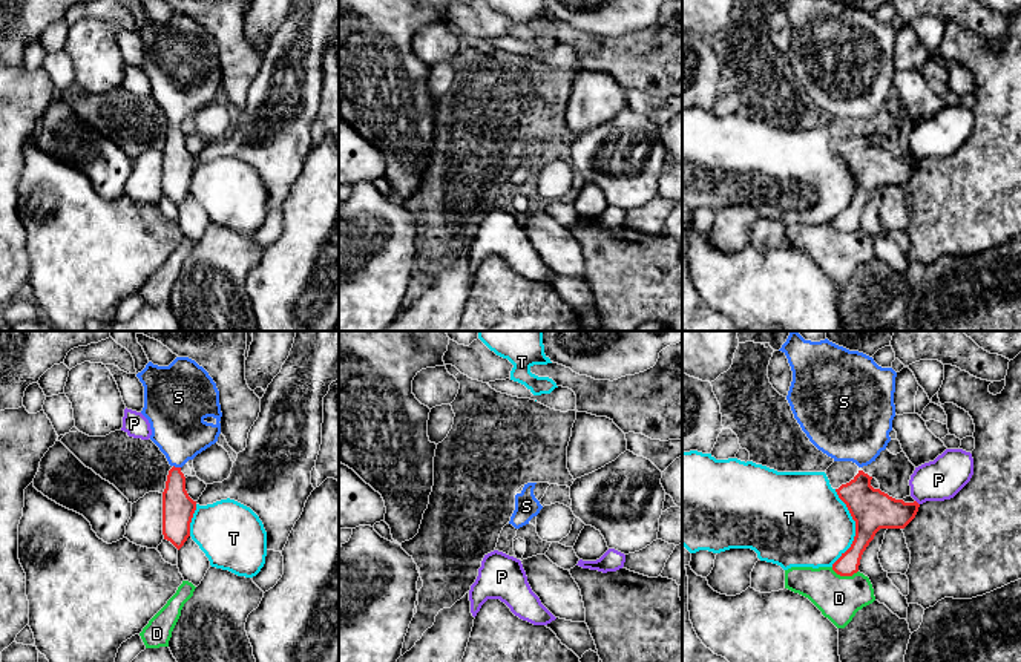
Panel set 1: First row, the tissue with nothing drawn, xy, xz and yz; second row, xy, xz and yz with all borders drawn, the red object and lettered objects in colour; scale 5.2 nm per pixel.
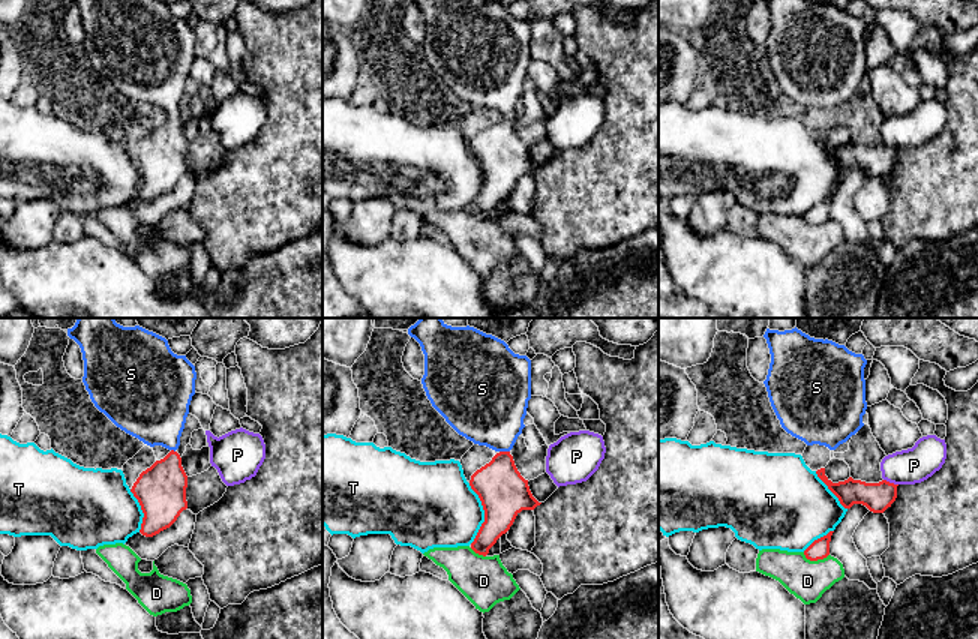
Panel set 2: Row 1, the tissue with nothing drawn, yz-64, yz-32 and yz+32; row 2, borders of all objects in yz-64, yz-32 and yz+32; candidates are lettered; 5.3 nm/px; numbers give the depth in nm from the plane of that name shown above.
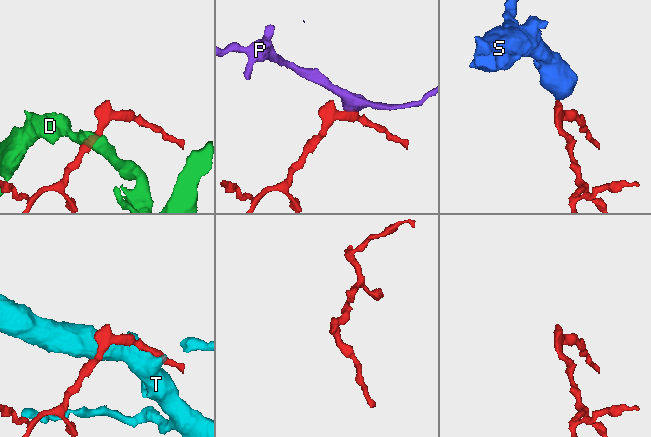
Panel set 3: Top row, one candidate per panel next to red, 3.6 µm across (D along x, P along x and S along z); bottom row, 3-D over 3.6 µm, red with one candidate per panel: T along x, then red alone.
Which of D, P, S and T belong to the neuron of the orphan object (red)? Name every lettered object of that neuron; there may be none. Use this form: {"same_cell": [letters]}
{"same_cell": ["S"]}

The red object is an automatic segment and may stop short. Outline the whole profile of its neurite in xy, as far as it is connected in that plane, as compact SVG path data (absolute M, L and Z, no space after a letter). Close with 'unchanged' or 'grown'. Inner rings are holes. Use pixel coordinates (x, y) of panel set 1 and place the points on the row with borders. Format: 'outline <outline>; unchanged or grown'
outline M176 357L169 366L149 362L136 377L144 386L141 414L150 423L150 440L172 466L163 492L163 535L179 550L190 536L196 510L181 467L218 441L219 391L208 372L189 357Z; grown

